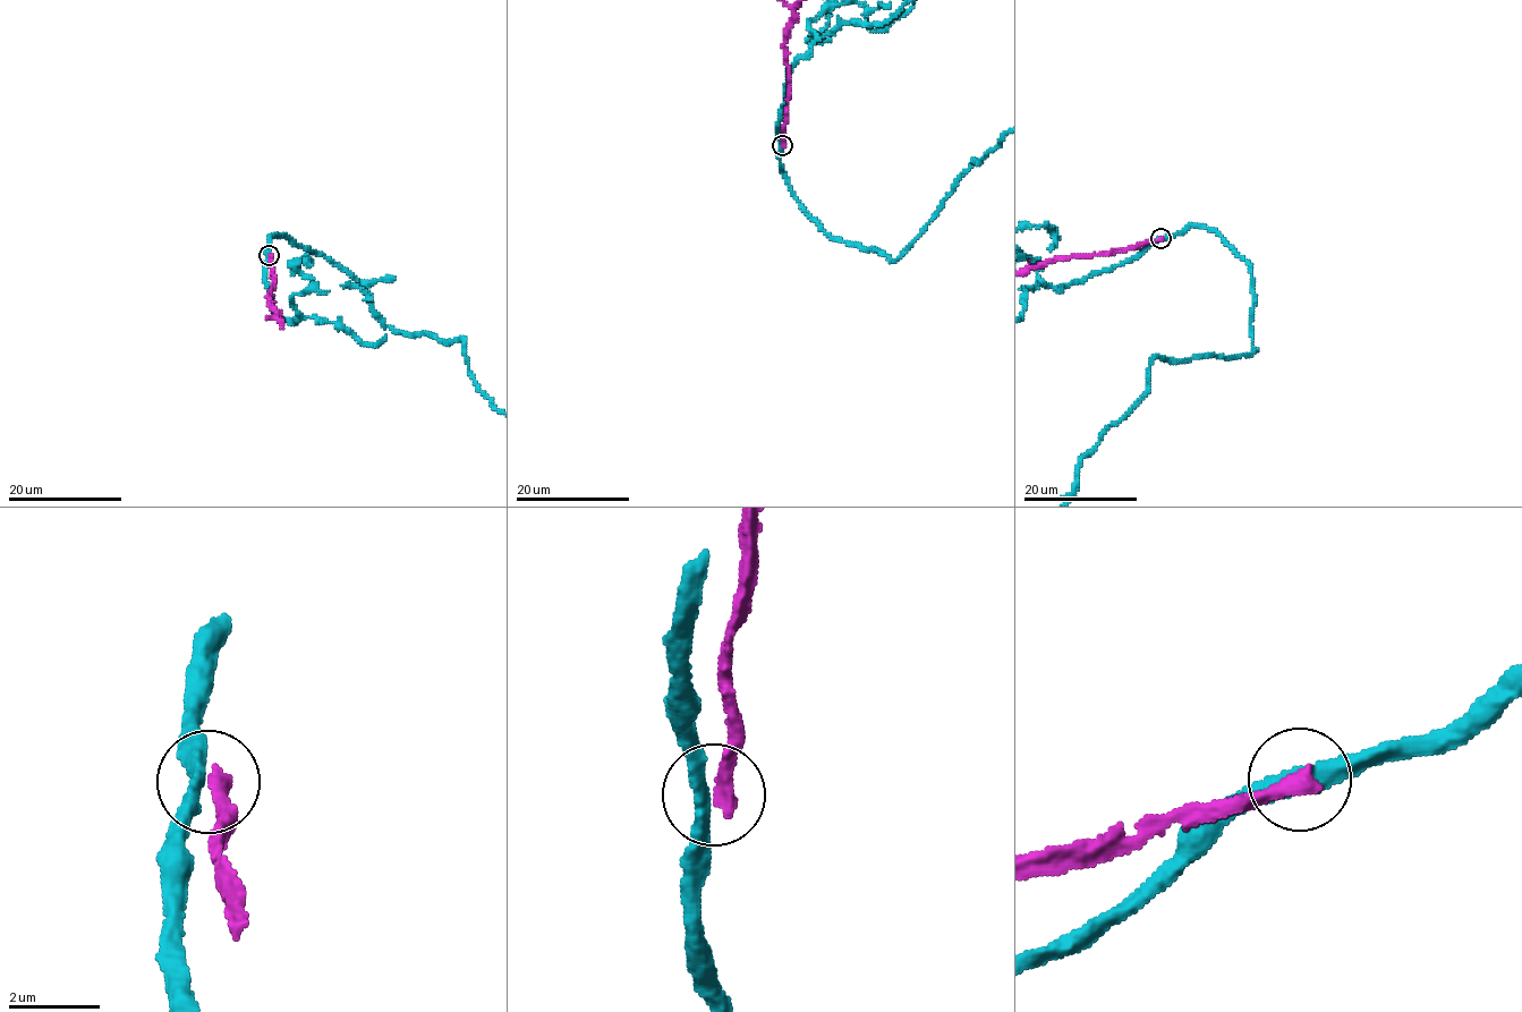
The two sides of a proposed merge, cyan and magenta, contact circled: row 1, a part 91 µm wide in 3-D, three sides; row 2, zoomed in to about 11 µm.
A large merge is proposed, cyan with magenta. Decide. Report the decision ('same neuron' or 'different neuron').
different neuron

